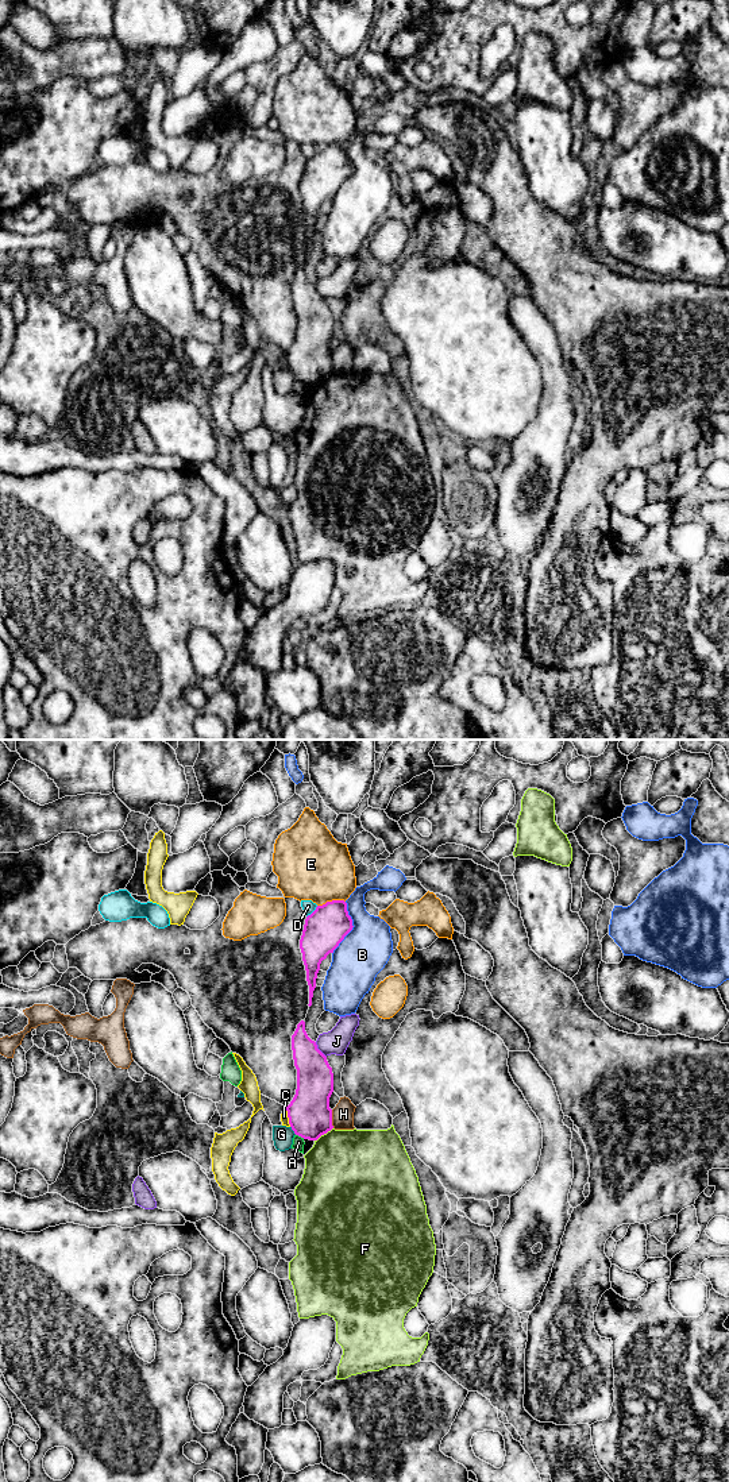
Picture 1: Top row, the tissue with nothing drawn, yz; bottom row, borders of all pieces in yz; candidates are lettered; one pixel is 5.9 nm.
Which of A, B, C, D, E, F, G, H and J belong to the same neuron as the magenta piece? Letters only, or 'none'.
none

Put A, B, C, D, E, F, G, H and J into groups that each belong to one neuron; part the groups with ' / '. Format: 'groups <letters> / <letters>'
groups A / B / C / D / E / F G / H / J

